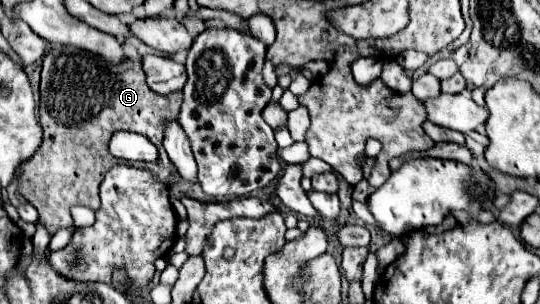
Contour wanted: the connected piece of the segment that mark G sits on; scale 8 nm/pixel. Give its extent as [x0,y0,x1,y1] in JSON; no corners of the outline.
[17,44,181,236]

